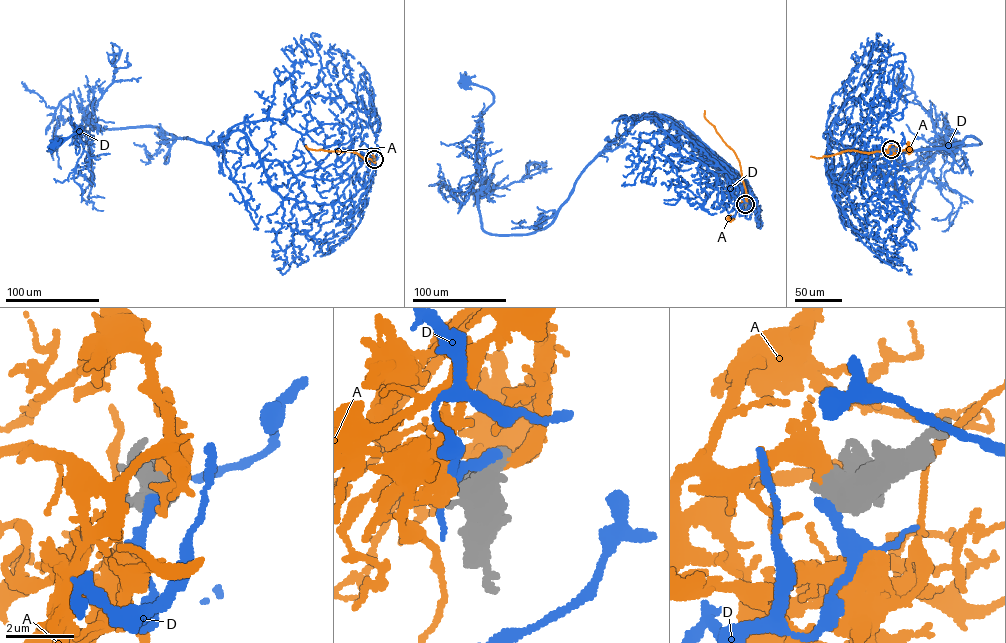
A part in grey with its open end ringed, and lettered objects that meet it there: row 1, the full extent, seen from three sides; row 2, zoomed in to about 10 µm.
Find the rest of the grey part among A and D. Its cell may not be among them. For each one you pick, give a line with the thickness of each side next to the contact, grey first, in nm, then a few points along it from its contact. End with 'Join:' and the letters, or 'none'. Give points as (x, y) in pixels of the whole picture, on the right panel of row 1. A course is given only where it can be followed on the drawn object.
A: 650/440 nm | via (891, 149), (867, 153), (843, 151), (818, 158), (810, 156)
Join: A

